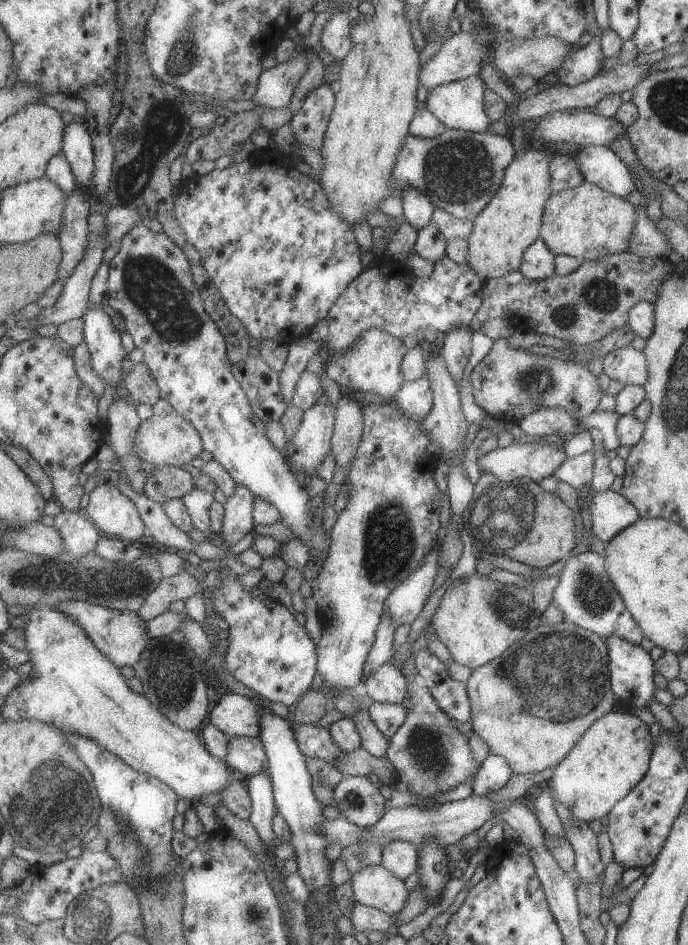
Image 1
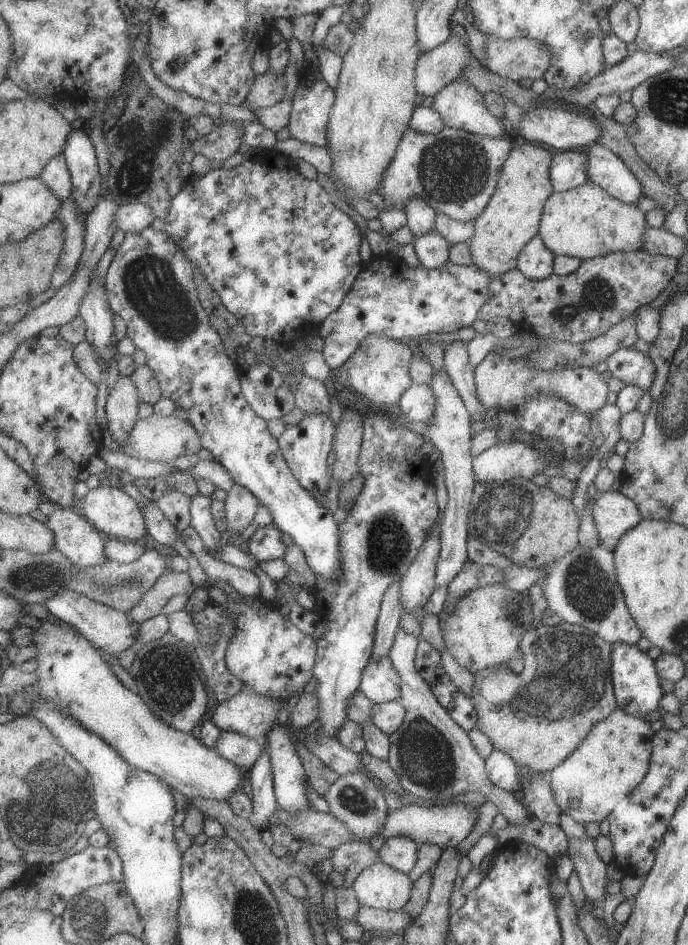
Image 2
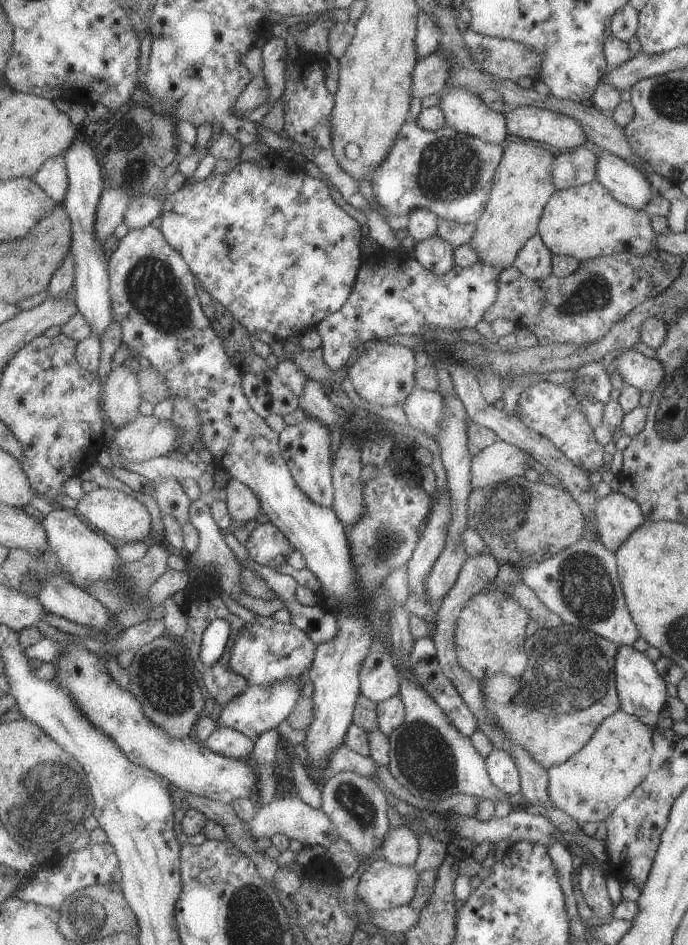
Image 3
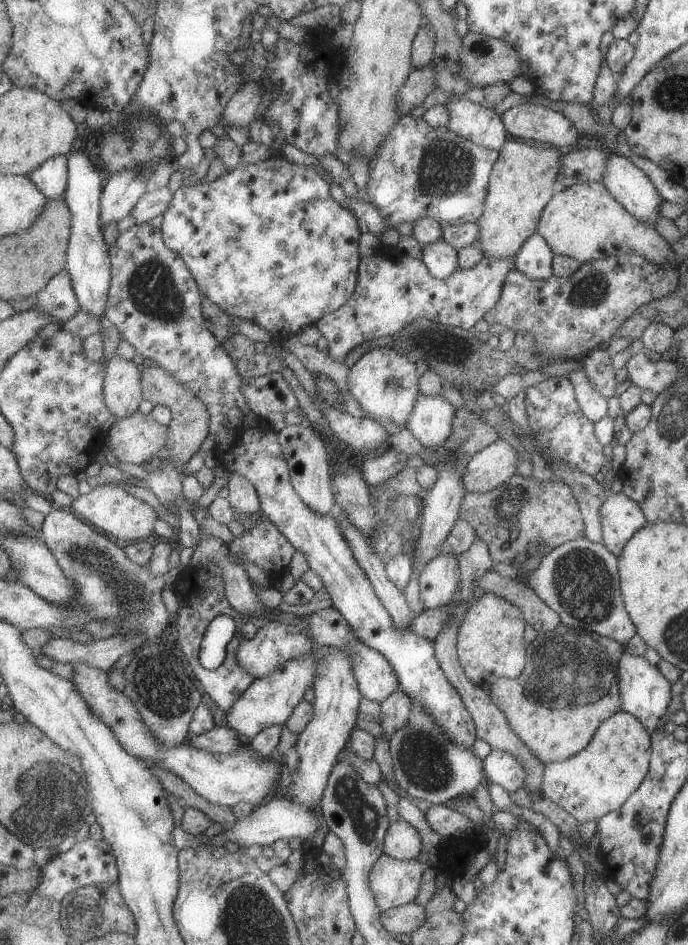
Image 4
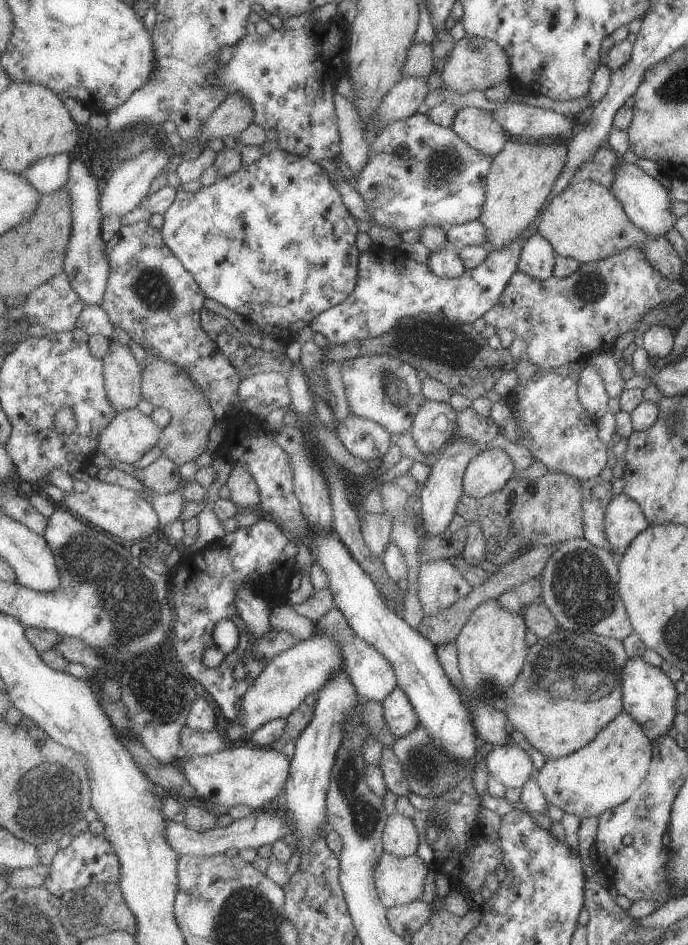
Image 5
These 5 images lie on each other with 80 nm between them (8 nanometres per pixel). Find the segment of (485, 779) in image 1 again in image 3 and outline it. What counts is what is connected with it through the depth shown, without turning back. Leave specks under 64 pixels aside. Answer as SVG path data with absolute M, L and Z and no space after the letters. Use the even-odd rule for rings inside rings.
M493 748L484 758L486 771L491 782L506 795L512 796L520 792L520 778L513 758L504 750Z

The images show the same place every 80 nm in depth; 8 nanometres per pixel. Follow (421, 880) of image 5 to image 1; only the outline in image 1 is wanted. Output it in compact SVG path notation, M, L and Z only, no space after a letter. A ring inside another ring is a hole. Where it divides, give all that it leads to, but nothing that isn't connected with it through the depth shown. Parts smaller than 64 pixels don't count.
M371 865L351 875L355 903L396 916L406 906L411 891L407 883L386 866Z

